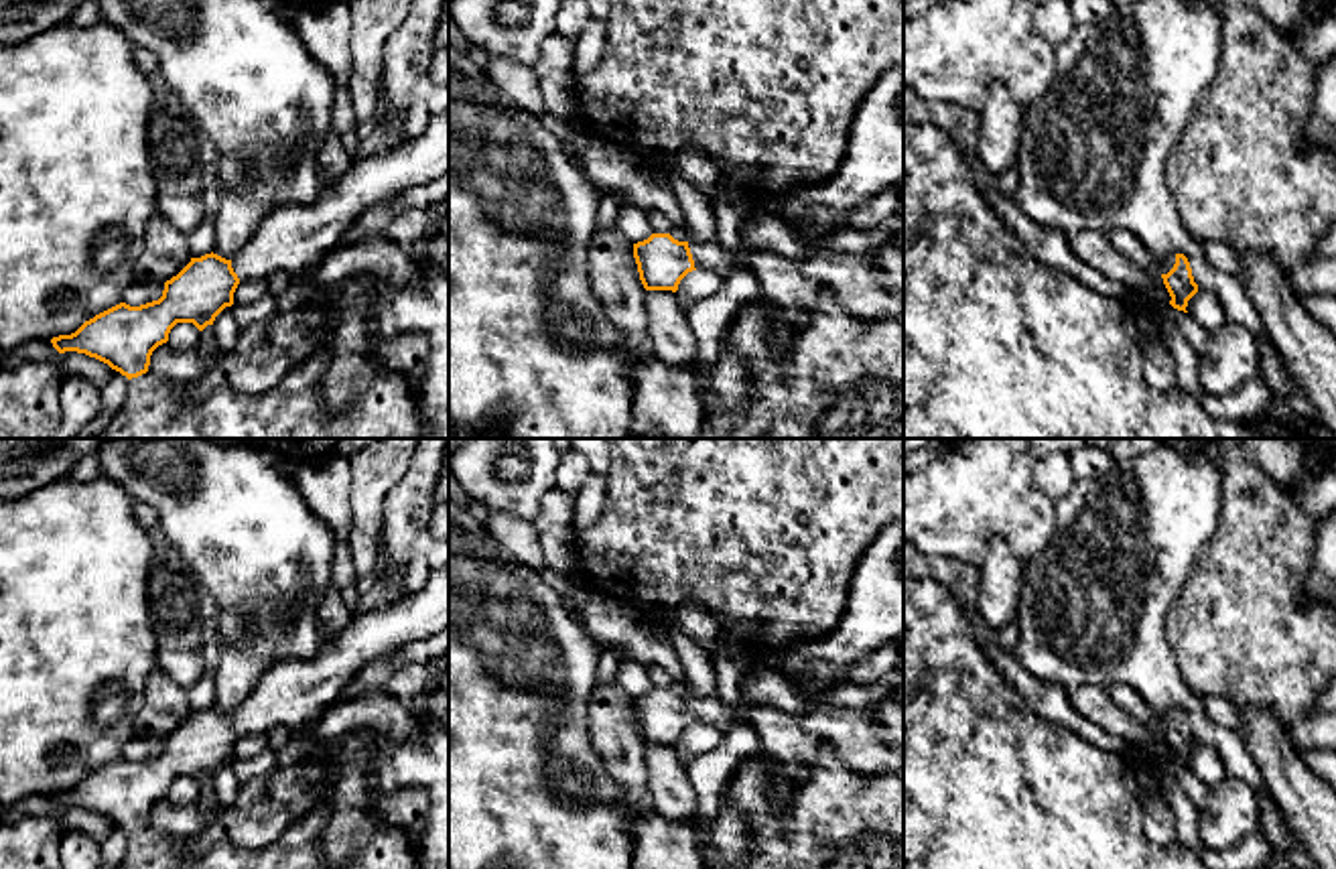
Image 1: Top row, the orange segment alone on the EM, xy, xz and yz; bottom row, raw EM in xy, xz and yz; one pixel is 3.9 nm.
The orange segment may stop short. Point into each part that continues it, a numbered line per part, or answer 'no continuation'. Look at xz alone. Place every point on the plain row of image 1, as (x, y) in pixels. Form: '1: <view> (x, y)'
1: xz (713, 713)

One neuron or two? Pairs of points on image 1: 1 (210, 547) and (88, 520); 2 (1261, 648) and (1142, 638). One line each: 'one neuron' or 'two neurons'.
1: two neurons
2: two neurons

